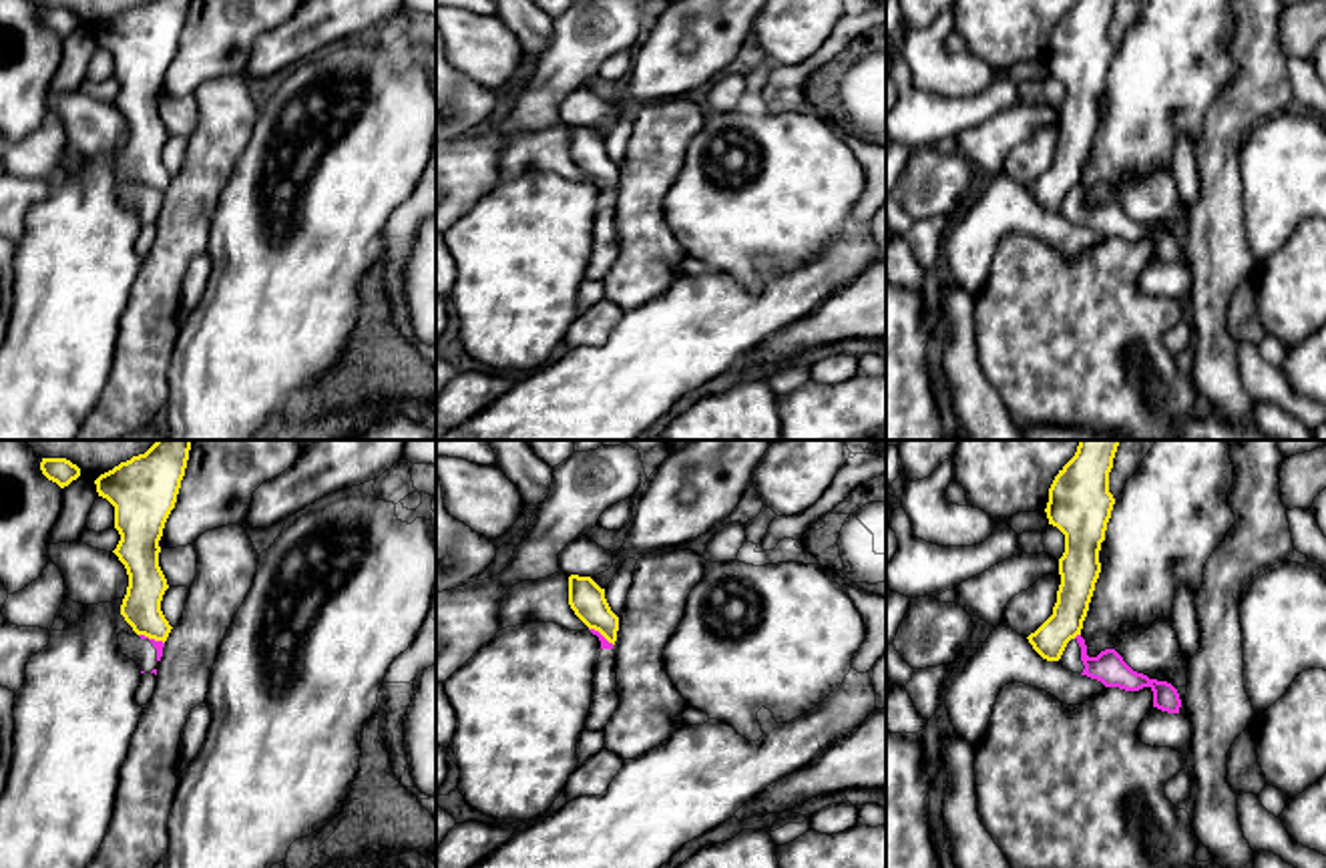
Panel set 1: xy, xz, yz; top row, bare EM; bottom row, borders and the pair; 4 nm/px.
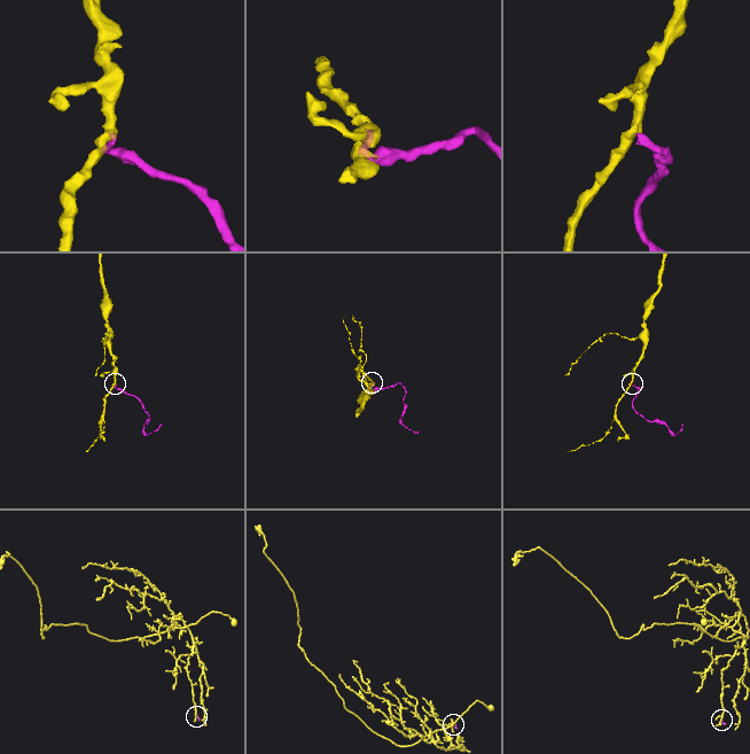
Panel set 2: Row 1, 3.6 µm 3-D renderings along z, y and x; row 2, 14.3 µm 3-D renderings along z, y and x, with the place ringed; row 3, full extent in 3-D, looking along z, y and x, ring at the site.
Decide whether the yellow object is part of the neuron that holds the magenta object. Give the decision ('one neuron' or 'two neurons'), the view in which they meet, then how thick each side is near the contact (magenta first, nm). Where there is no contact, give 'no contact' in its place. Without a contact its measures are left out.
two neurons | yz | 130/150 nm

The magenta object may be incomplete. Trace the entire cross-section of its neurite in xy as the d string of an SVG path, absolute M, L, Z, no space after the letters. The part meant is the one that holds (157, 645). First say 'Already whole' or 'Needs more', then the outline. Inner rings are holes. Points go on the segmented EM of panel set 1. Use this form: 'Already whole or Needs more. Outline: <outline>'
Needs more. Outline: M125 631L119 633L119 651L133 659L141 673L155 673L157 665L163 657L163 641L149 639L145 635L129 635Z

